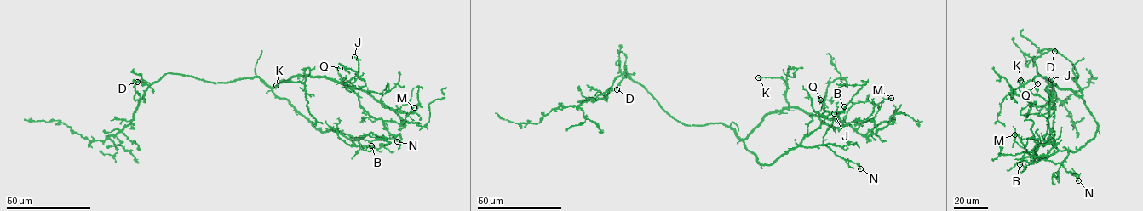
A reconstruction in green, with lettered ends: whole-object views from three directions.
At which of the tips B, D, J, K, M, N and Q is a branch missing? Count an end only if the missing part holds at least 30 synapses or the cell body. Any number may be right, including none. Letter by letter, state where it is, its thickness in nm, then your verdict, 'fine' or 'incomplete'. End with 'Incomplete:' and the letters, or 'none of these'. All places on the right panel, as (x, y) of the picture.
B: at (1019, 164); 110 nm thick; fine
D: at (1054, 51); 150 nm thick; fine
J: at (1051, 79); 130 nm thick; fine
K: at (1020, 80); 170 nm thick; fine
M: at (1014, 134); 160 nm thick; fine
N: at (1078, 180); 160 nm thick; fine
Q: at (1037, 83); 120 nm thick; fine
Incomplete: none of these

